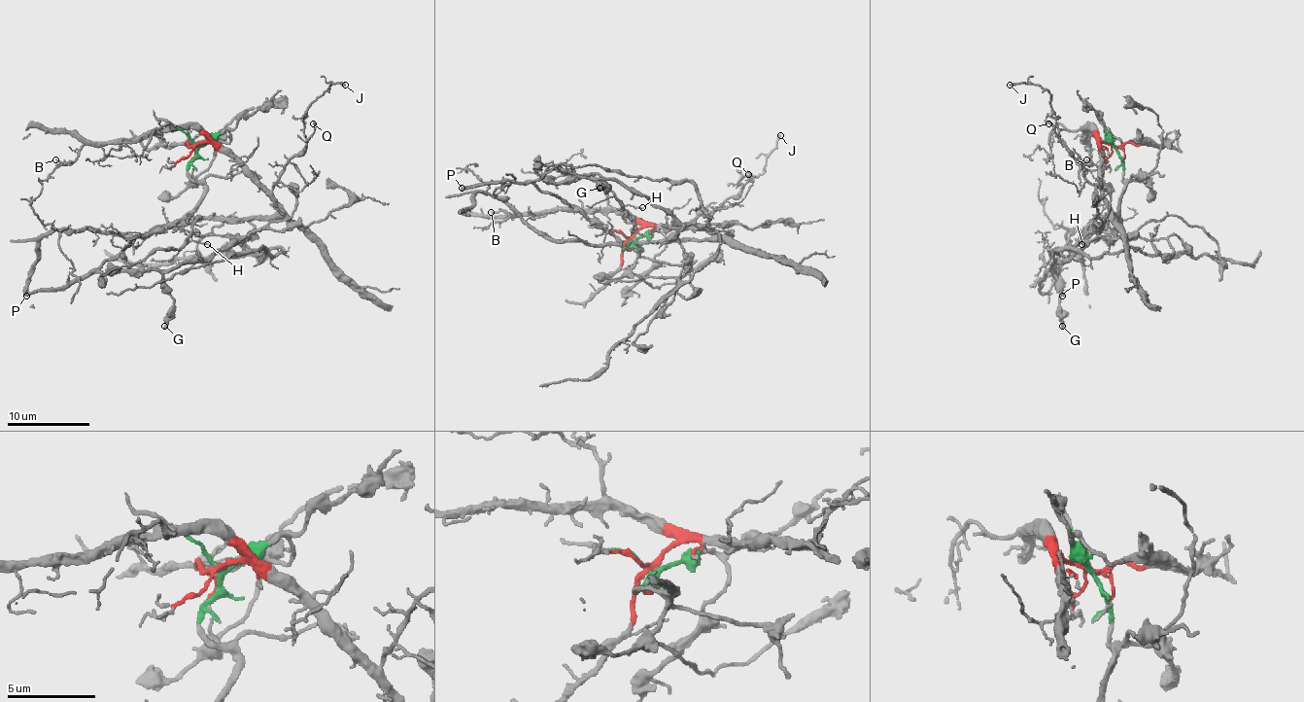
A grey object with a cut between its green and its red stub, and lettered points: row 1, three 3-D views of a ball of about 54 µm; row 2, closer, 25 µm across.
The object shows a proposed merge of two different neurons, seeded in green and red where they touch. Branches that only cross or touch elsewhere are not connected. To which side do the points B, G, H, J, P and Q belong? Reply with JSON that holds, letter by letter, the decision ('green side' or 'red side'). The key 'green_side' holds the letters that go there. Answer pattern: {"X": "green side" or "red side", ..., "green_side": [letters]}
{"B": "red side", "G": "green side", "H": "red side", "J": "red side", "P": "green side", "Q": "red side", "green_side": ["G", "P"]}

